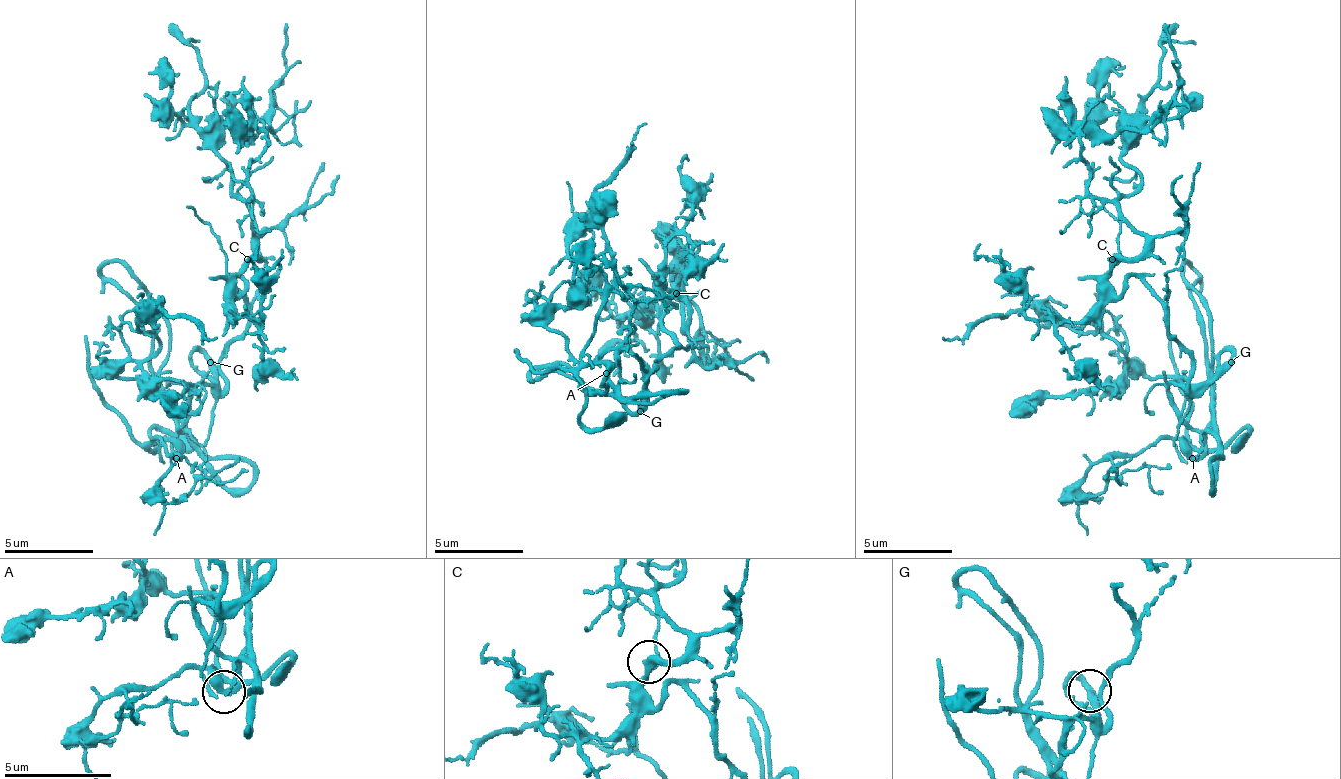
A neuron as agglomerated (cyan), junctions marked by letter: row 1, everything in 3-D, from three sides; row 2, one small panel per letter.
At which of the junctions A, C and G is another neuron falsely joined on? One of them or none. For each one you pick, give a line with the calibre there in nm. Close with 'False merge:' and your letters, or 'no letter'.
False merge: no letter

